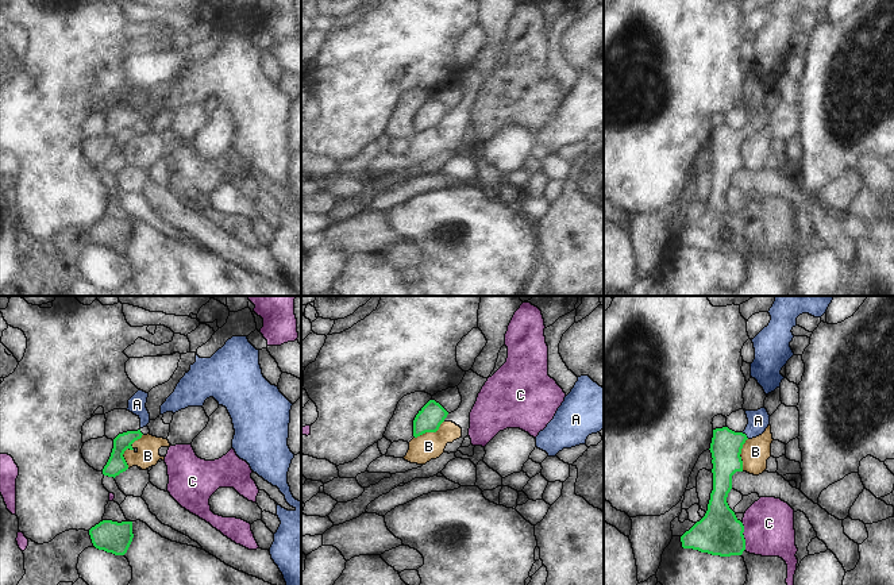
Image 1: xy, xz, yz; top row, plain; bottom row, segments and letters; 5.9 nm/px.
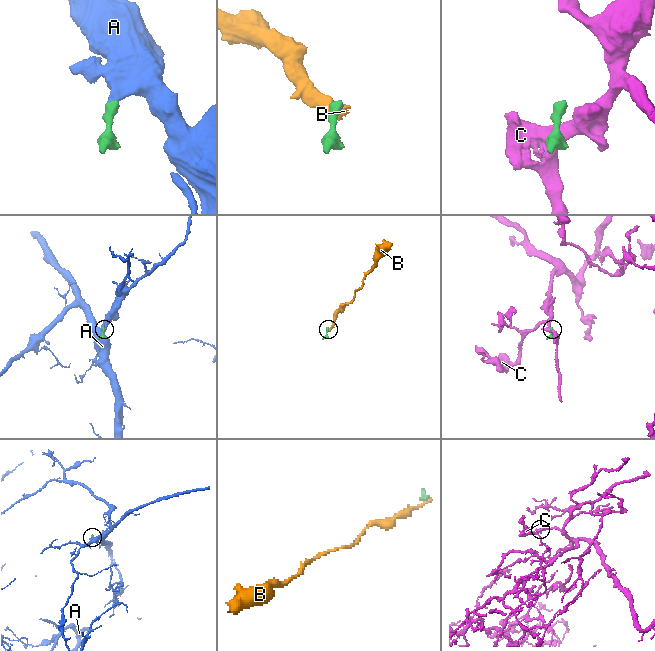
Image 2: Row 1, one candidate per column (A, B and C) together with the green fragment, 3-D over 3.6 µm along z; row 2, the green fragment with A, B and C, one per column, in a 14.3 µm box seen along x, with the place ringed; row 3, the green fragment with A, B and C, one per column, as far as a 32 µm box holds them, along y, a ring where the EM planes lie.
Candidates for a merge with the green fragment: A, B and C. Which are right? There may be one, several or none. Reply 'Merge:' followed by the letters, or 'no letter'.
Merge: A

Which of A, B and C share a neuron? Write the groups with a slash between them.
A / B / C

